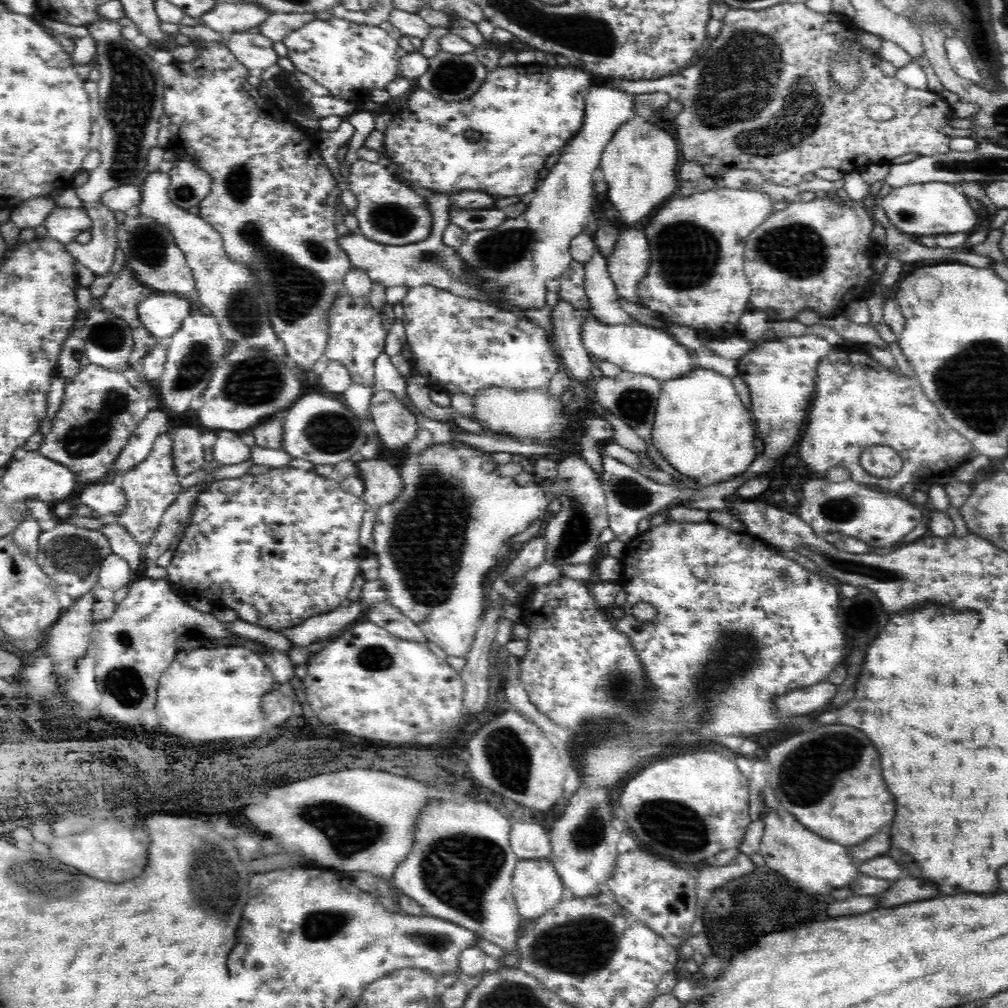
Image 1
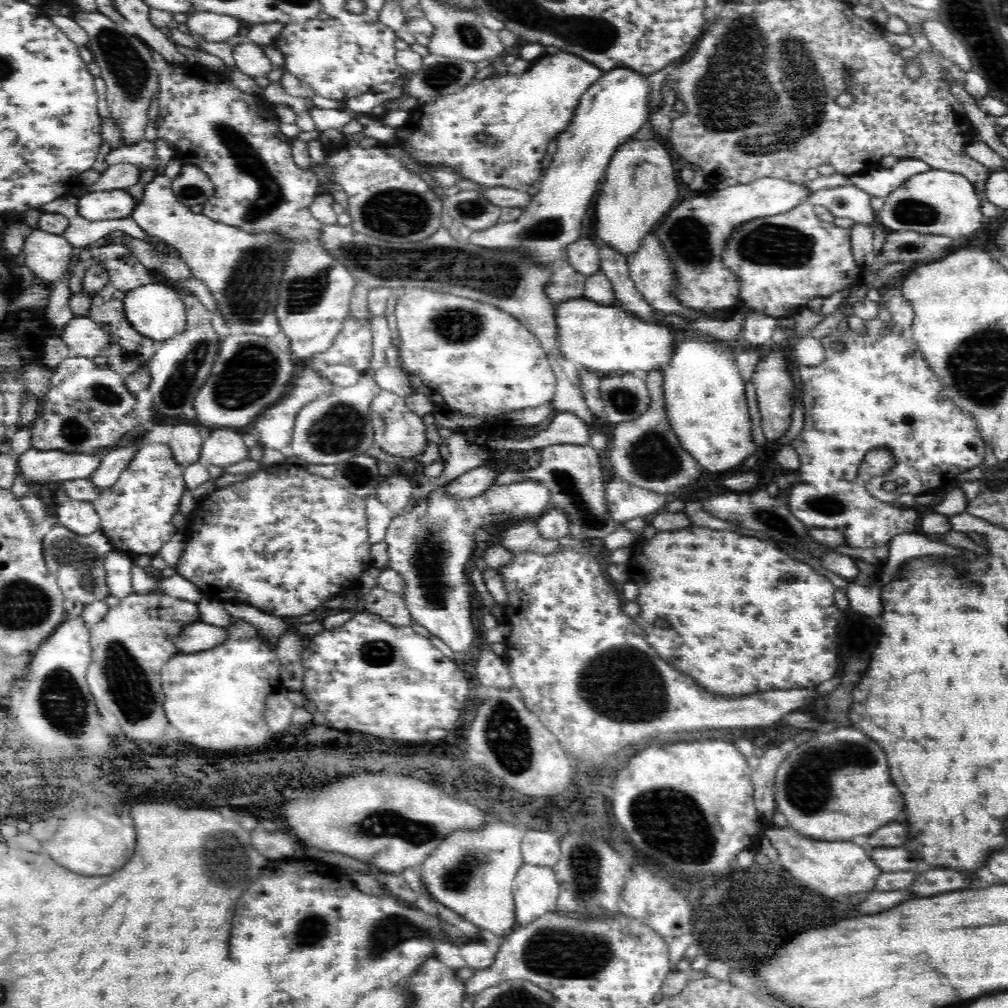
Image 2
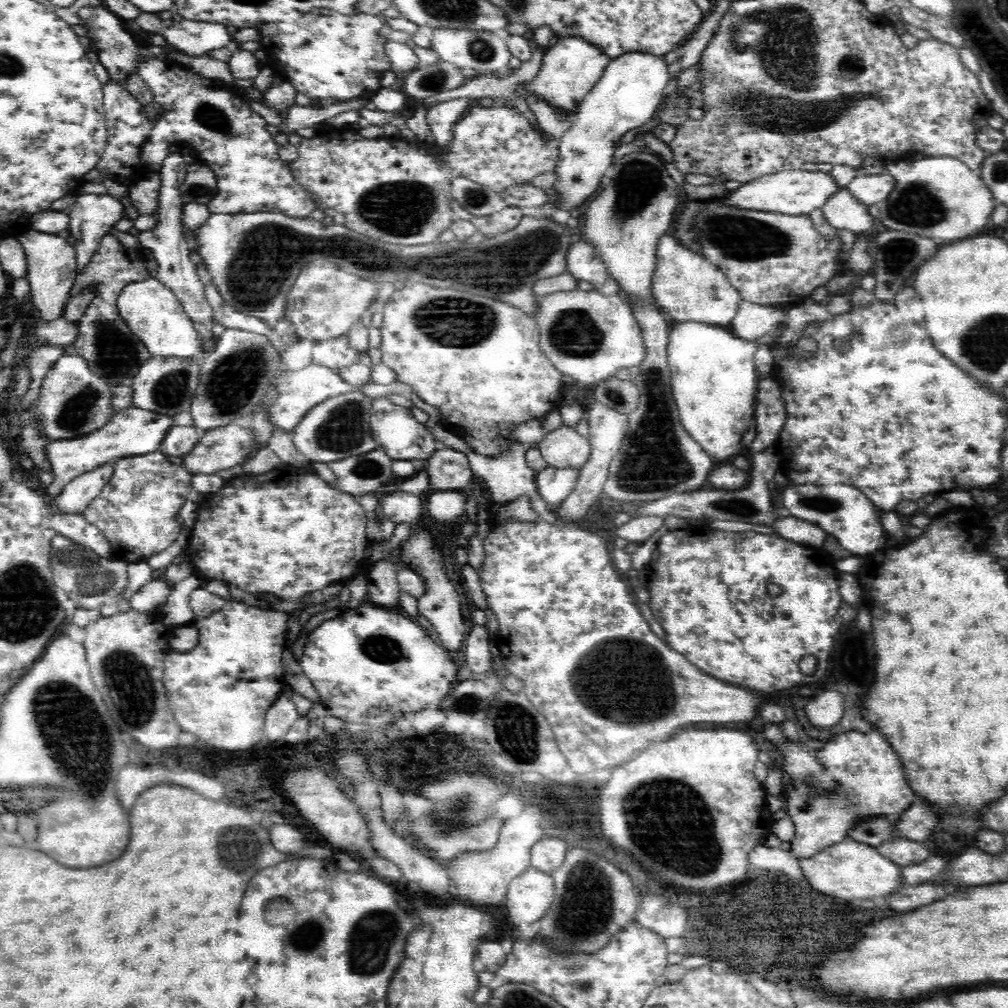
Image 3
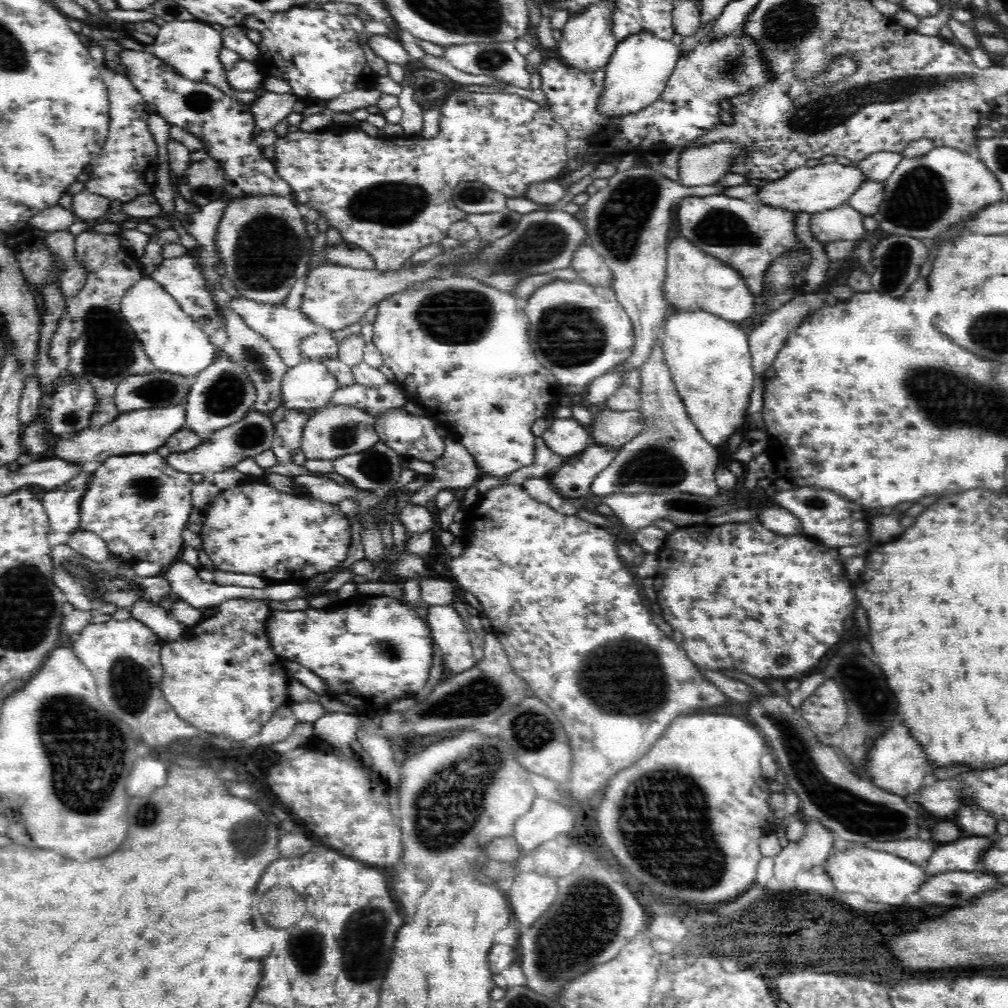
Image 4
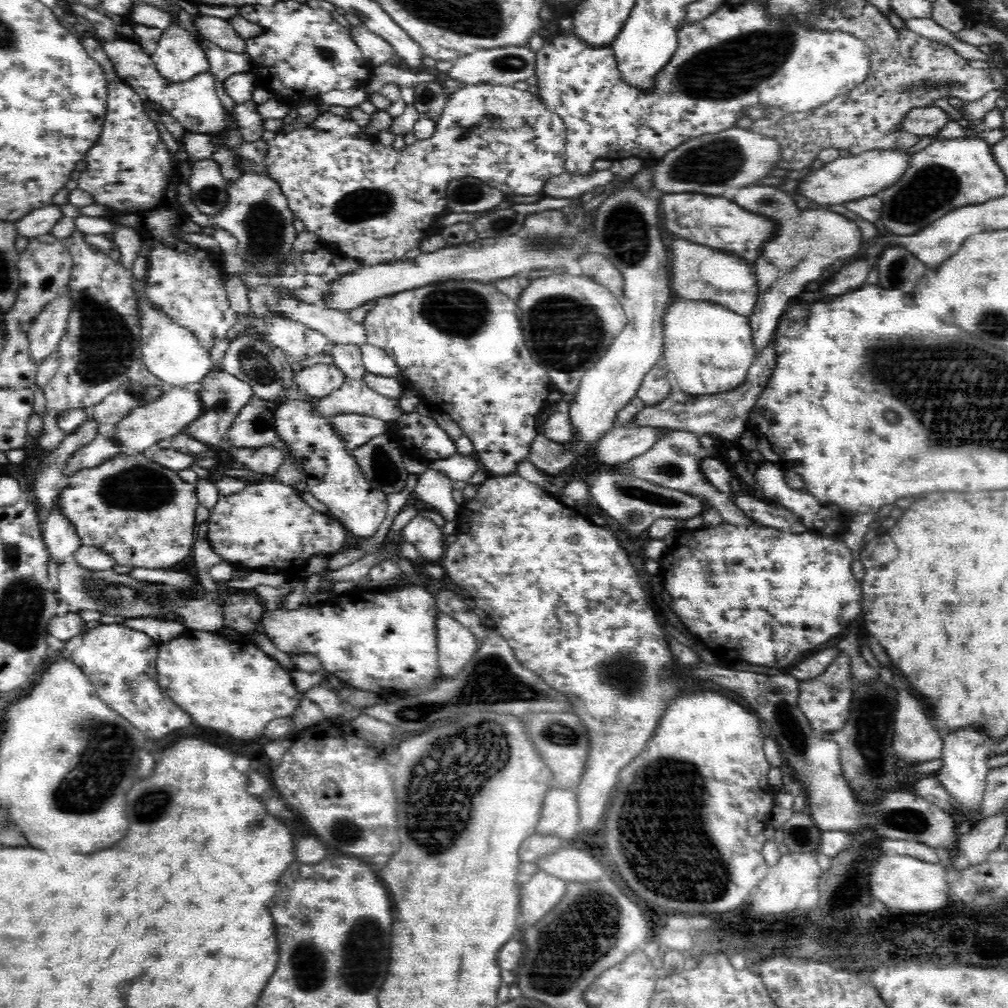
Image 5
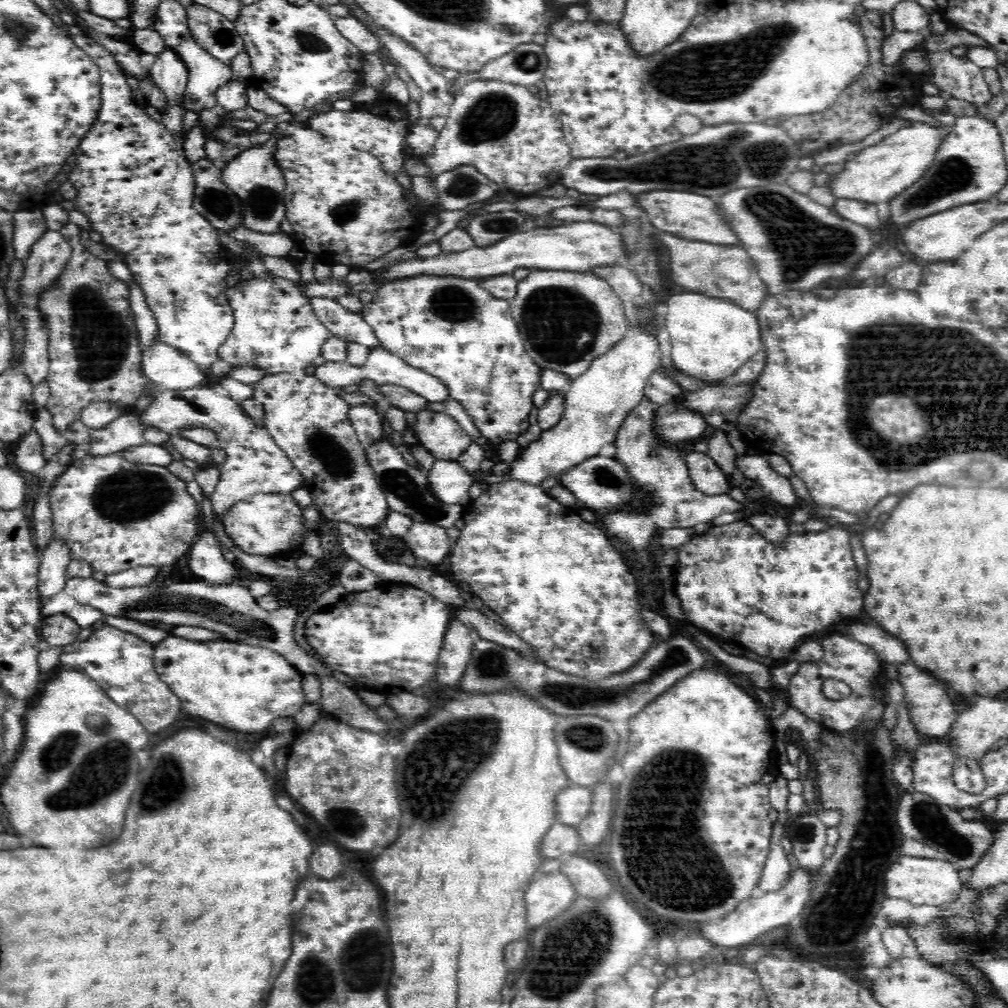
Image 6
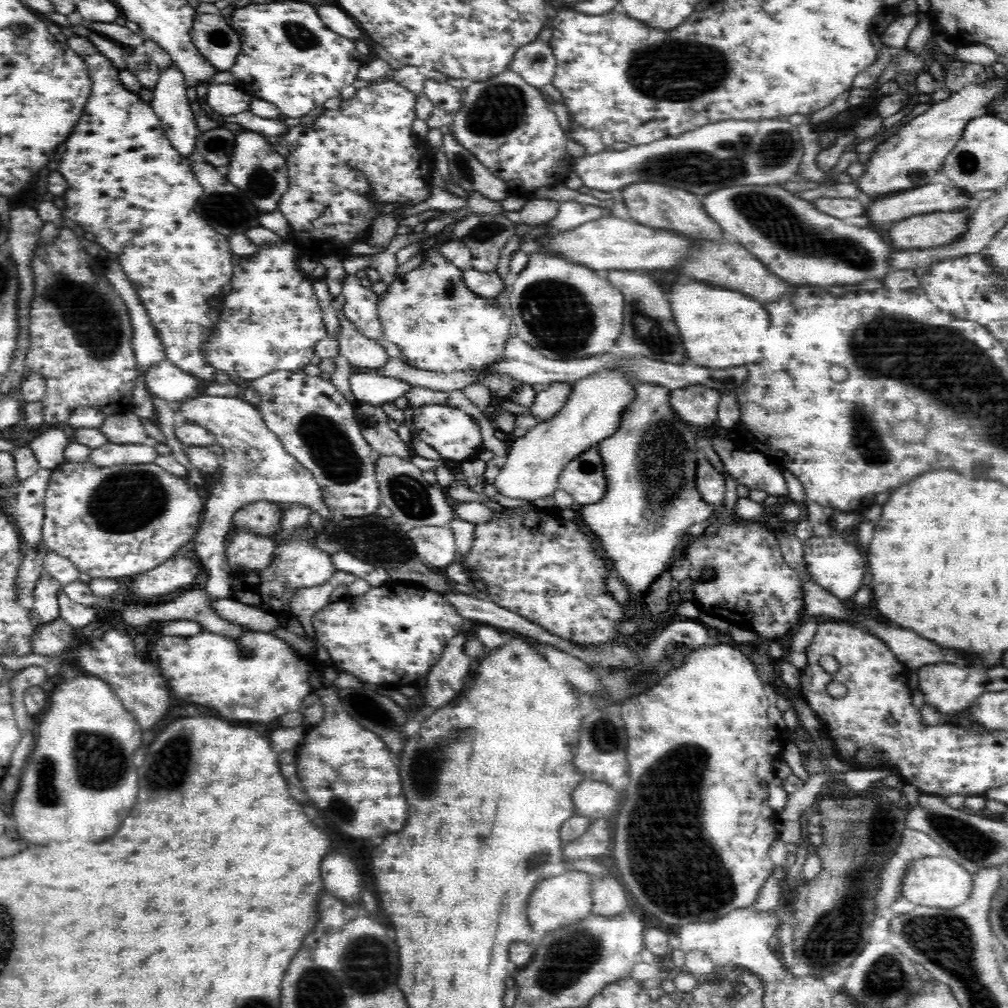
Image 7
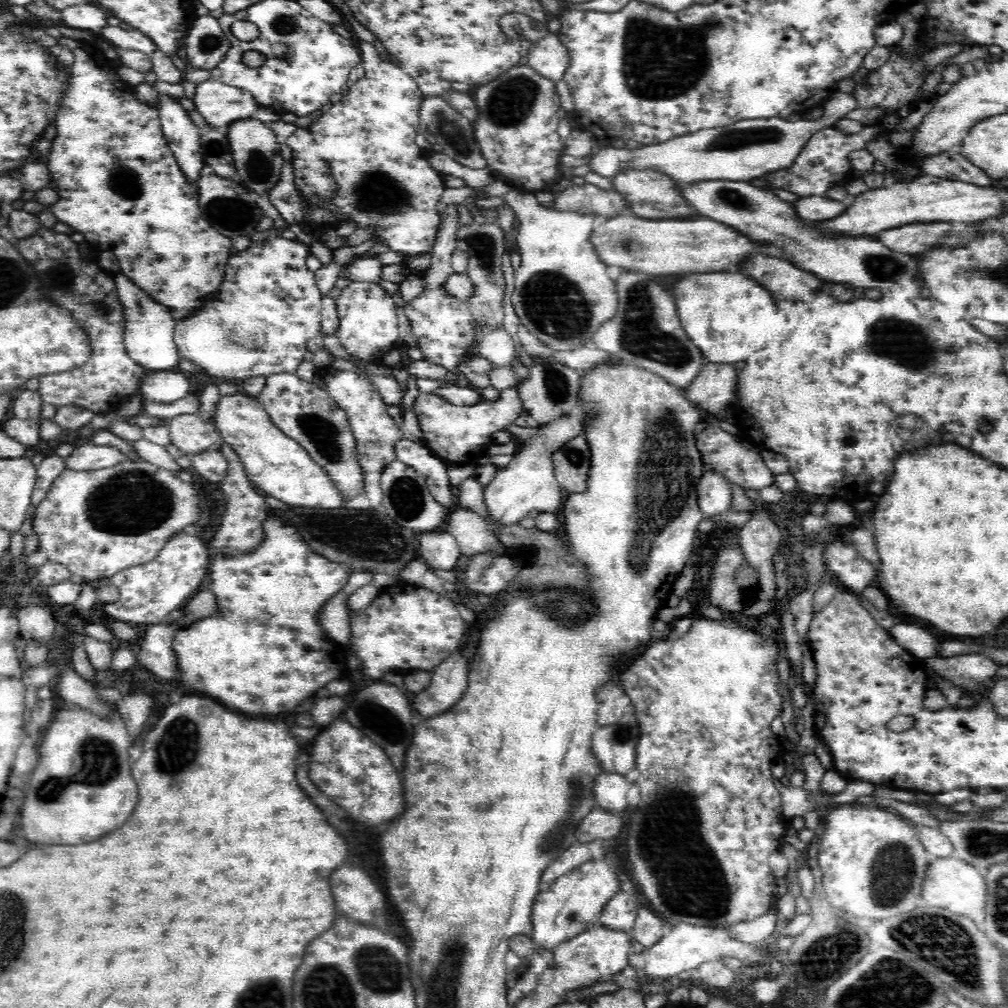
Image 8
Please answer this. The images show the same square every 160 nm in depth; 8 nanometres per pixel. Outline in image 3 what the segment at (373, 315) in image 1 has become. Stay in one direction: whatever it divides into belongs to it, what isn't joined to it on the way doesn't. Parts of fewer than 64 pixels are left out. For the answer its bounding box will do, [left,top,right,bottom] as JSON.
[314,335,365,370]

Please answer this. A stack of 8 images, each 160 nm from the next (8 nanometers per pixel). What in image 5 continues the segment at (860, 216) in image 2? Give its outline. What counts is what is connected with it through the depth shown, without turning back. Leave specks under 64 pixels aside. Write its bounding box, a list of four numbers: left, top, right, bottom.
[732,185,861,353]

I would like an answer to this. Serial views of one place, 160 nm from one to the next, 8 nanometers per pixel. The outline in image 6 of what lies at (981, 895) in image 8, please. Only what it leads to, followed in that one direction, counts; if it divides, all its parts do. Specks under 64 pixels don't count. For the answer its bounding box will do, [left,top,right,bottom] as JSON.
[883,855,962,906]

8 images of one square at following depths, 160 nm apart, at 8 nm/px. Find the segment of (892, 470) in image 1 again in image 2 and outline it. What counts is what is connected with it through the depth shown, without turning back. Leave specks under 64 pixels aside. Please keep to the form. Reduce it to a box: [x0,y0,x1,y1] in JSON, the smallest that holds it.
[787,448,918,548]

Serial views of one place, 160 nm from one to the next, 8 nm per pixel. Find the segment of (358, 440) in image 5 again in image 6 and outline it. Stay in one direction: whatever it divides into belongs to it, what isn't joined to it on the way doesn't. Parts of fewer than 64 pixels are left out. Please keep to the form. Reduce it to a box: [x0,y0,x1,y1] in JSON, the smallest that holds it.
[348,405,384,449]

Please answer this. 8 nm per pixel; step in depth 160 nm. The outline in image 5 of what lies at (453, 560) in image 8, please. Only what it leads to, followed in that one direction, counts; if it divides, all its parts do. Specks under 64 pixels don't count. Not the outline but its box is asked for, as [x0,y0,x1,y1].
[400,514,446,562]

